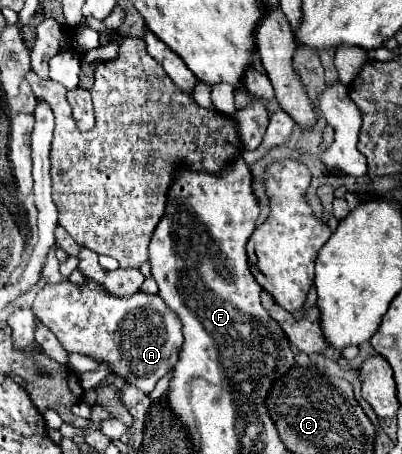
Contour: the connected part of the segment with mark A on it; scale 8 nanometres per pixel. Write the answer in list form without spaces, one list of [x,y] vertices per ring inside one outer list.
[[[63,281],[57,285],[47,283],[33,301],[33,313],[55,333],[65,351],[83,353],[97,361],[107,361],[113,369],[113,375],[139,387],[143,393],[151,393],[157,381],[175,367],[183,345],[179,315],[171,311],[159,295],[147,295],[143,291],[131,297],[111,297],[101,285],[95,285],[93,281],[85,281],[83,287],[77,287],[71,281]]]

